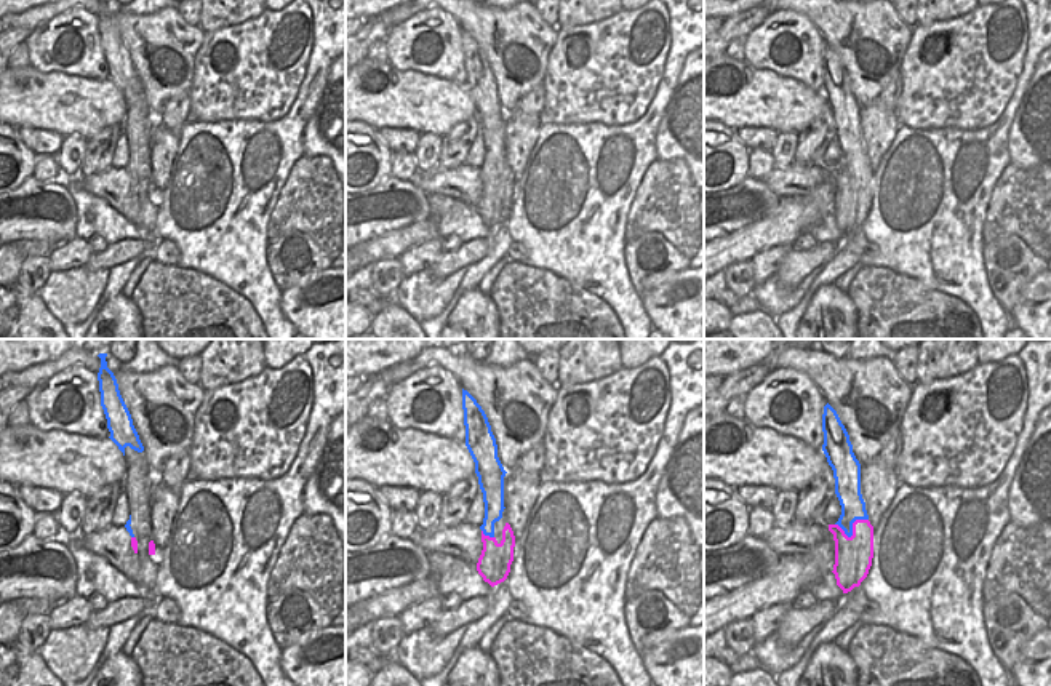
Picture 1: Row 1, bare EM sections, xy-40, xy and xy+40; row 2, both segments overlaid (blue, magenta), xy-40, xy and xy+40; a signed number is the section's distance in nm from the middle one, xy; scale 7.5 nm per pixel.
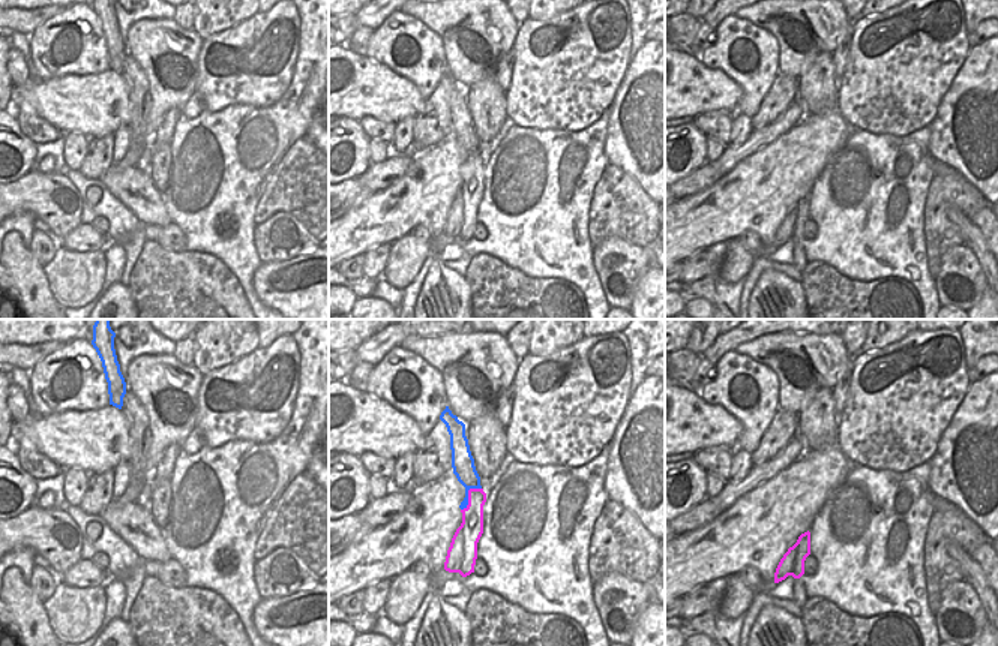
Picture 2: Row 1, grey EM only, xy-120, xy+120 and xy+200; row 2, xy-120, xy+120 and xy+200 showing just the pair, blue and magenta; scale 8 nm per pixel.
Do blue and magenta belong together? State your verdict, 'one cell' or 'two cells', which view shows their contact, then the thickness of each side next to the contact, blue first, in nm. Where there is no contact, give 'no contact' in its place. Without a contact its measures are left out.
two cells; contact in xy+40; calibres 190 and 280 nm

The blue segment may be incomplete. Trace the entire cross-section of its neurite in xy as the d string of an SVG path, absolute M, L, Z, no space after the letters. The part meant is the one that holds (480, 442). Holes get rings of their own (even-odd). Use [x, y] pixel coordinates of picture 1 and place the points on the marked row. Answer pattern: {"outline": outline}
{"outline": "M462 389L462 409L466 425L466 446L475 462L475 473L483 493L485 518L480 529L494 537L494 523L504 512L504 477L506 470L498 457L496 438L482 406Z"}

